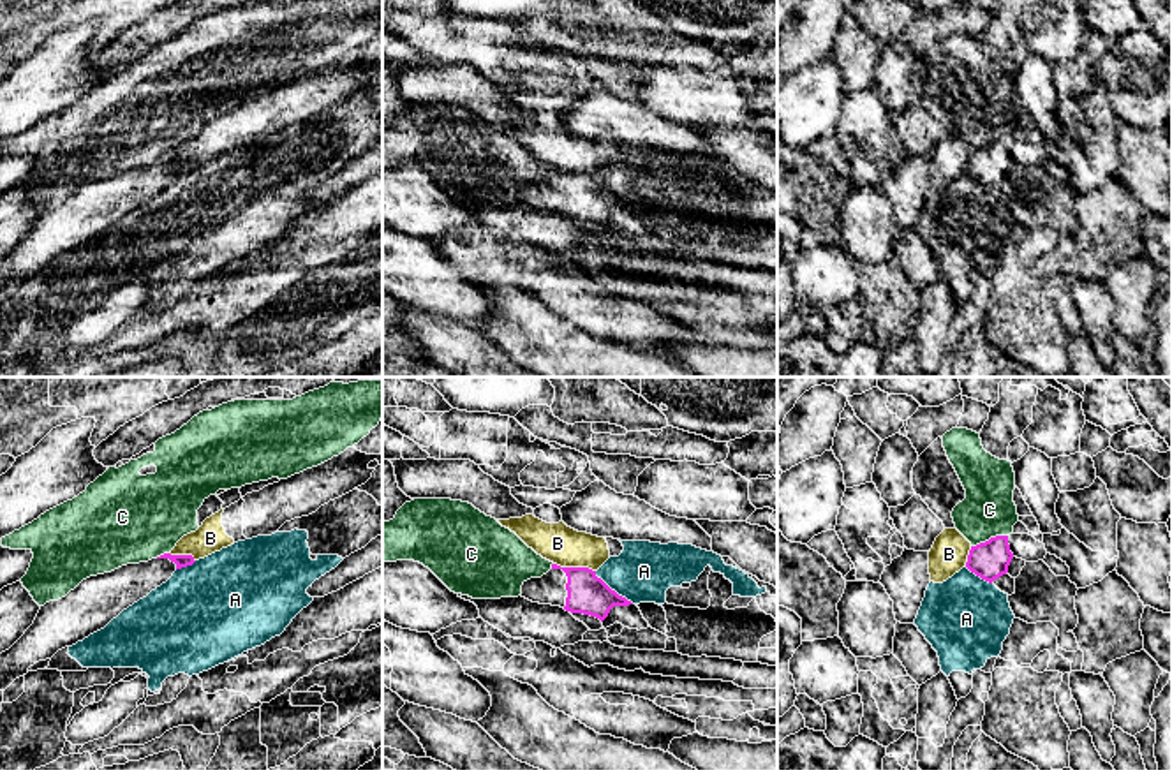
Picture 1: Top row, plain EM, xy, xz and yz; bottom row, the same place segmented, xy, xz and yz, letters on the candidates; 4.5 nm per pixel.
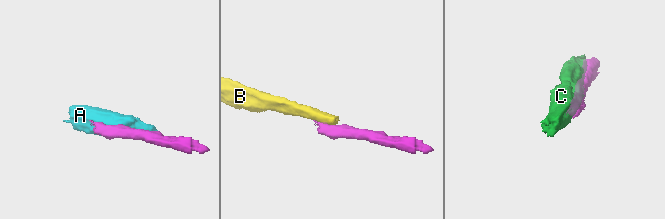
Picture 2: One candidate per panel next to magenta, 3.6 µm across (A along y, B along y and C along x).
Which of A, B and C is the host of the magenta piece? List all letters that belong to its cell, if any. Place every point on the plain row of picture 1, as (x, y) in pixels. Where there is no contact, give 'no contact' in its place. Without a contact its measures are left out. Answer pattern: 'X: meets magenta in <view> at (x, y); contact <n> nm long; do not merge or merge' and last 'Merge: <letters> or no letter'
A: meets magenta in xz at (614, 196); contact 240 nm long; do not merge
B: meets magenta in xz at (575, 173); contact 200 nm long; do not merge
C: meets magenta in yz at (991, 143); contact 180 nm long; do not merge
Merge: no letter

